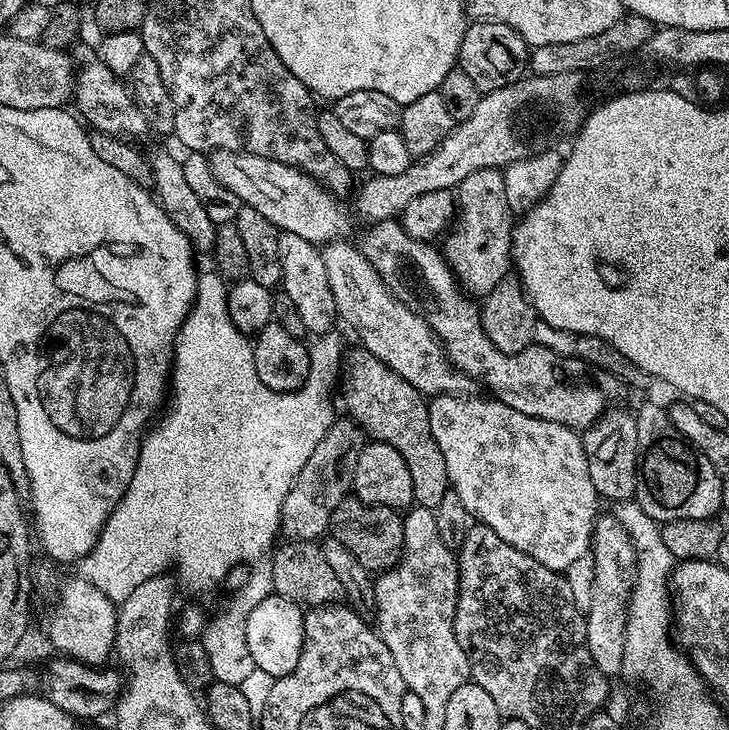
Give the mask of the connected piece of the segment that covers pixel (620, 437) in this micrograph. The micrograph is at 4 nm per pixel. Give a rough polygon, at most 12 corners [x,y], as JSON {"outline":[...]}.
{"outline":[[629,412],[583,433],[597,497],[638,492],[638,426]]}

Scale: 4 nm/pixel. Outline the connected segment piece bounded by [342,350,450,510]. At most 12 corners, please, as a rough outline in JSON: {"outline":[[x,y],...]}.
{"outline":[[347,353],[347,415],[394,446],[414,501],[450,491],[428,400],[374,354]]}

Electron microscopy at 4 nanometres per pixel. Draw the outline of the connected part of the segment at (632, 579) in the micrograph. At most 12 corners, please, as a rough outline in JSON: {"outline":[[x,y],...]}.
{"outline":[[615,514],[597,515],[587,646],[624,667],[639,557]]}

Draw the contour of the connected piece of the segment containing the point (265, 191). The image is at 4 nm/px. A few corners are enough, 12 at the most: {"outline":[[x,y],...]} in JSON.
{"outline":[[218,148],[214,178],[281,232],[323,246],[352,228],[315,176]]}

